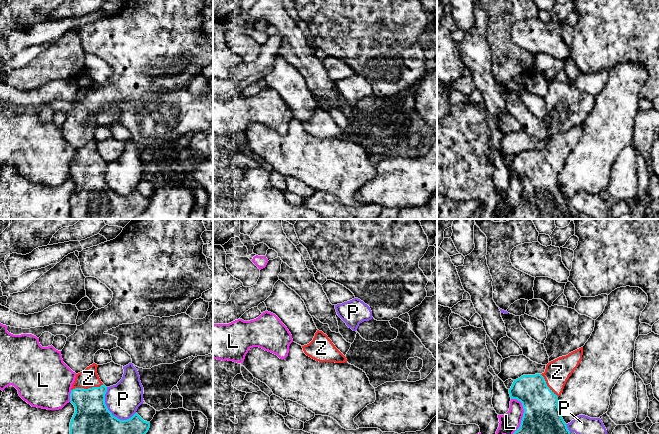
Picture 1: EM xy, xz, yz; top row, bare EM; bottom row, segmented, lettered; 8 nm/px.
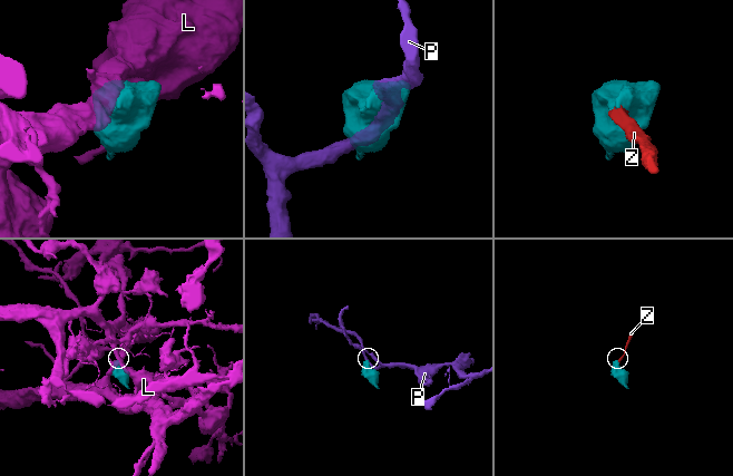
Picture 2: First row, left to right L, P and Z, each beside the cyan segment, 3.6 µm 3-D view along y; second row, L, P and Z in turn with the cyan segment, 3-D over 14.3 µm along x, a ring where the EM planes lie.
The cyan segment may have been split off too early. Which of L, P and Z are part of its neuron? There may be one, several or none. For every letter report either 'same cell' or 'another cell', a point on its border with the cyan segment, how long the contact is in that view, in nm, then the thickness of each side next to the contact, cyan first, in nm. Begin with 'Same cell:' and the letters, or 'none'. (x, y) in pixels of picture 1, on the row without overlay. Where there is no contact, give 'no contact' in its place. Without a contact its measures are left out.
Same cell: Z
L: another cell; contact yz (522, 195); length 340 nm; calibres 460 and 160 nm
P: another cell; contact xy (108, 186); length 320 nm; calibres 460 and 280 nm
Z: same cell; contact xy (88, 164); length 260 nm; calibres 300 and 150 nm

